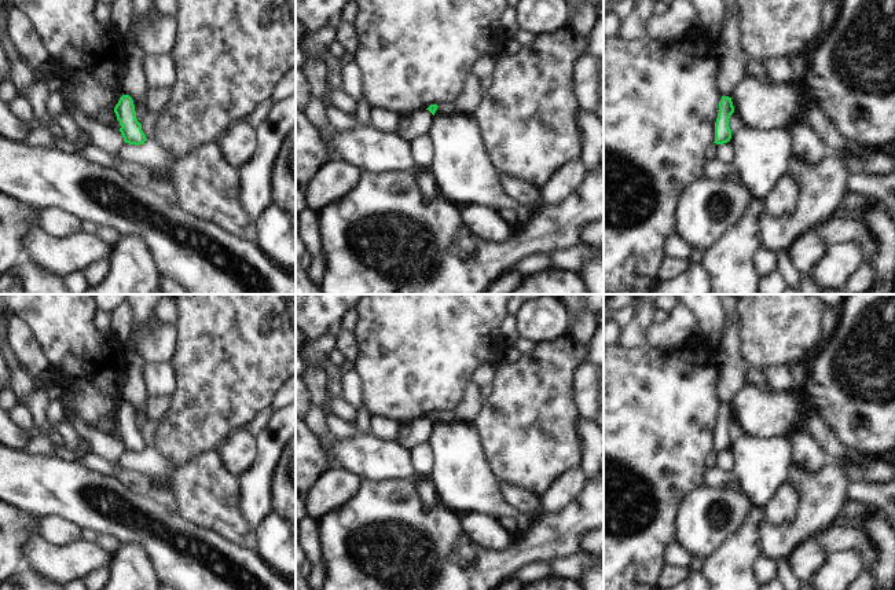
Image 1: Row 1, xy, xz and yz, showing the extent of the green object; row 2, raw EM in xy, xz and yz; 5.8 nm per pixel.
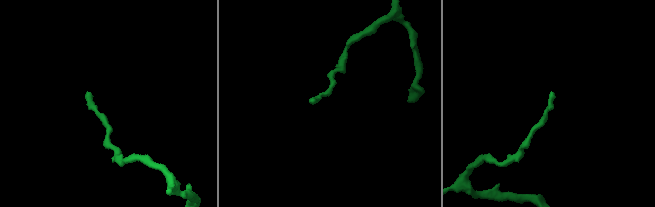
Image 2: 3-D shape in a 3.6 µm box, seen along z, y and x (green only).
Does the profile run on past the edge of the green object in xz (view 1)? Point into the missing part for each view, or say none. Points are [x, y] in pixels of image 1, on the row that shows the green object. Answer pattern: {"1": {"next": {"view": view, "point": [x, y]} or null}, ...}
{"1": {"next": null}}

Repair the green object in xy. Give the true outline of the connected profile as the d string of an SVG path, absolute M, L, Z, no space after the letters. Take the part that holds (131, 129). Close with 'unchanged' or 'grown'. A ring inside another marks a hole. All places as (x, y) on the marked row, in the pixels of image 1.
M122 95L114 107L117 120L120 121L120 132L125 143L143 144L147 138L142 131L142 124L136 118L135 105L129 95Z; unchanged

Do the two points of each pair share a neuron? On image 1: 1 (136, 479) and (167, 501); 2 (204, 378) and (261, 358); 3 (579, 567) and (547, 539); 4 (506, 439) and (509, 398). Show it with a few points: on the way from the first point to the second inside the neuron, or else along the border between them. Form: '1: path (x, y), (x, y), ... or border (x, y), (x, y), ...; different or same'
1: path (143, 486), (150, 493), (160, 495); same
2: path (217, 374), (234, 358), (248, 358); same
3: border (580, 552), (549, 563); different
4: path (509, 429), (509, 407); same

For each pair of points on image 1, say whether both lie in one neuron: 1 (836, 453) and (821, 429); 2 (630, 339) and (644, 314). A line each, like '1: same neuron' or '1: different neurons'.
1: same neuron
2: same neuron

